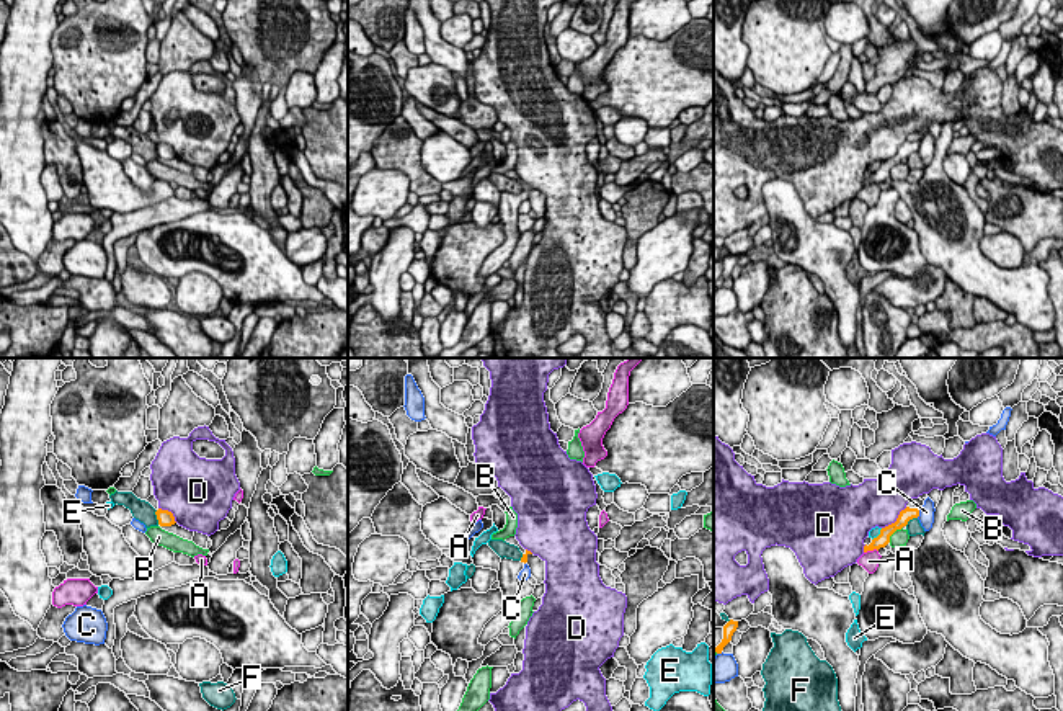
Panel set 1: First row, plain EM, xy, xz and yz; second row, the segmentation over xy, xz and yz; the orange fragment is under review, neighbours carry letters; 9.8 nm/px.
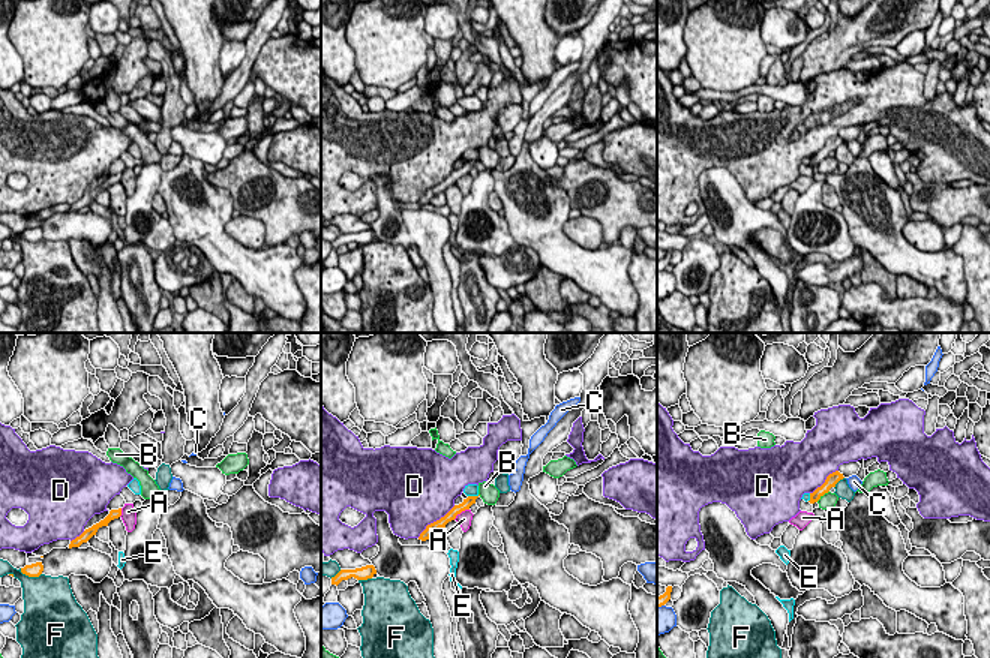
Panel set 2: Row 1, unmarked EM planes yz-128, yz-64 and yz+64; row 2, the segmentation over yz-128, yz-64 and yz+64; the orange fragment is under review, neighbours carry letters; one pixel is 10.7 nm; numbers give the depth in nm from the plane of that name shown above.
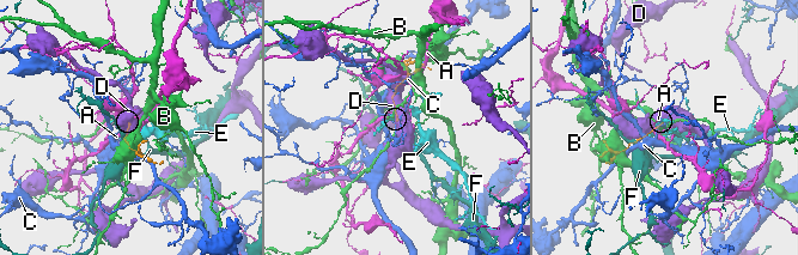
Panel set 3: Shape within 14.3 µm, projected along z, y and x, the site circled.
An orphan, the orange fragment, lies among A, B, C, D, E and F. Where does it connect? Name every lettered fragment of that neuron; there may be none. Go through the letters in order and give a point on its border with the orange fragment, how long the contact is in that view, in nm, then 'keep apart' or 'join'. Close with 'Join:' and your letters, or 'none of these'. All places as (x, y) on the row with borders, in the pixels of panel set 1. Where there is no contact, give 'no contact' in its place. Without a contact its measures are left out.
A: contact yz (871, 550); length 150 nm; keep apart
B: contact yz (893, 532); length 200 nm; keep apart
C: contact yz (918, 514); length 100 nm; keep apart
D: contact yz (897, 520); length 340 nm; keep apart
E: contact yz (879, 535); length 160 nm; keep apart
F: contact xy (157, 517); length 150 nm; keep apart
Join: none of these

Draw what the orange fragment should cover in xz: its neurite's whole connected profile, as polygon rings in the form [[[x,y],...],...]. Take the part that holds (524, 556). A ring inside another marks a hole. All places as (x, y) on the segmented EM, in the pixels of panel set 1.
[[[526,549],[519,561],[506,557],[501,559],[498,582],[505,597],[505,608],[485,624],[478,637],[478,644],[487,646],[490,641],[496,639],[503,629],[509,626],[513,616],[516,615],[521,601],[518,595],[518,575],[524,569],[529,554],[532,552]]]

